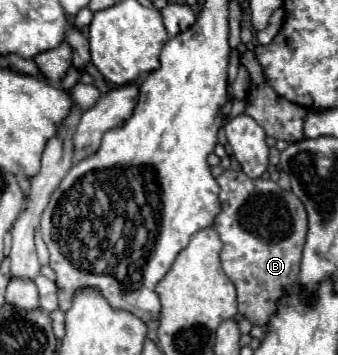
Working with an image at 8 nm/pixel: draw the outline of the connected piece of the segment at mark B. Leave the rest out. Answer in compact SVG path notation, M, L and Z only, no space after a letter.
M224 170L218 178L220 184L220 204L222 210L214 220L214 228L220 234L220 240L224 242L224 248L220 252L220 262L224 274L232 280L238 292L238 312L252 324L252 326L264 326L268 318L276 310L276 300L280 298L282 290L298 282L300 272L300 254L304 250L306 234L308 234L308 216L304 210L304 204L290 192L284 192L276 182L272 180L250 180L242 170Z

